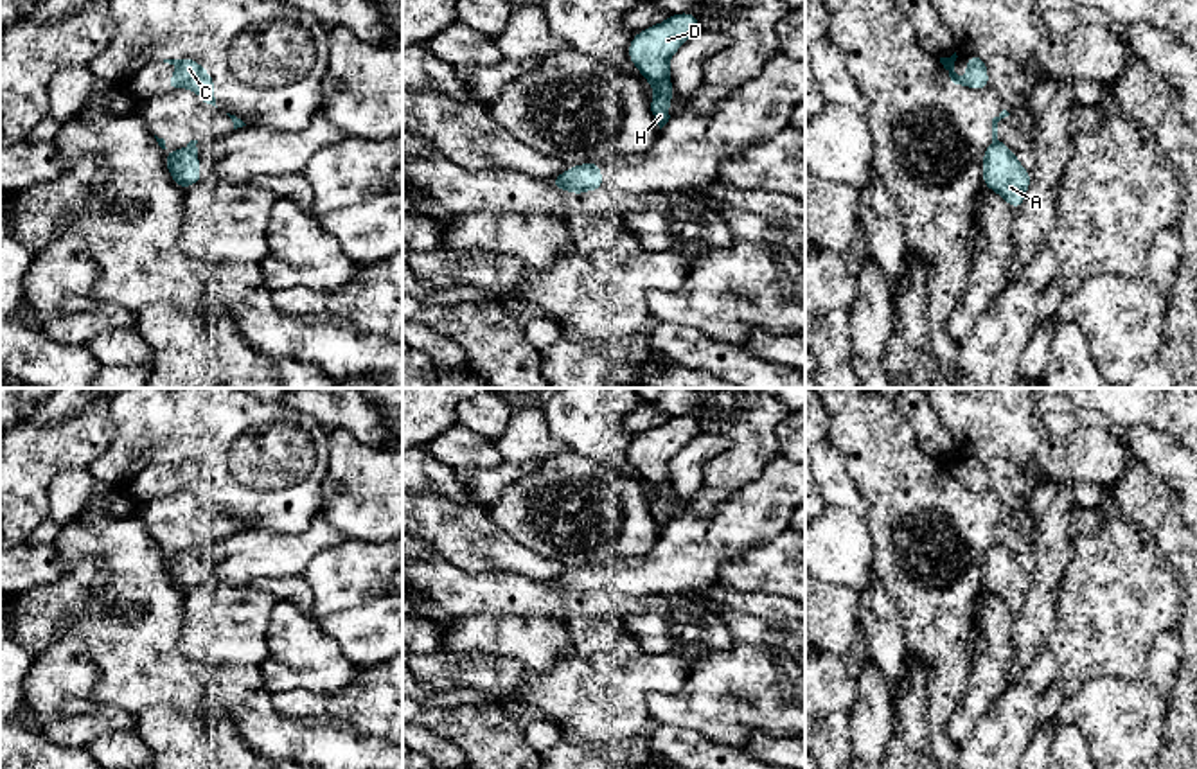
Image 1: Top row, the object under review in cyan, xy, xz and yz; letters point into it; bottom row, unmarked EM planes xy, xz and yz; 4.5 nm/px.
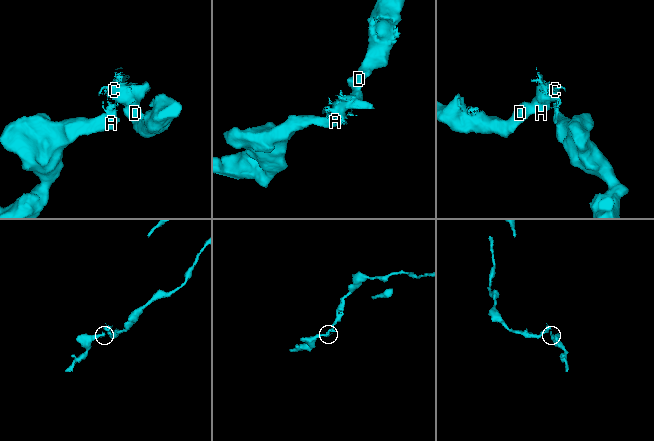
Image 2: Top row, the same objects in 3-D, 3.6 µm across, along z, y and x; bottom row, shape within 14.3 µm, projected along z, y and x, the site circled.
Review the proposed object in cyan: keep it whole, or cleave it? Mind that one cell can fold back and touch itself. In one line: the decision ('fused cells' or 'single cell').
fused cells

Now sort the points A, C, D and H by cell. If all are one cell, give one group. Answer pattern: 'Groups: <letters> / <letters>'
Groups: A / C D H

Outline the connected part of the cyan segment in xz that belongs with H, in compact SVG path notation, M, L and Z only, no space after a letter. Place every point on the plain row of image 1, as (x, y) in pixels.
M678 415L670 417L661 426L636 435L629 446L629 464L654 491L654 501L651 503L649 512L660 532L670 521L669 508L674 494L669 464L678 451L697 435L697 419L694 415Z

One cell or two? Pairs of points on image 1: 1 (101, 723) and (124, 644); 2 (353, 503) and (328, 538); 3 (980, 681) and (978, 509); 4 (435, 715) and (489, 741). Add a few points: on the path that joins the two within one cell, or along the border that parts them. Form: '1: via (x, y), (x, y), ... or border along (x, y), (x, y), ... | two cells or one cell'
1: border along (63, 712), (94, 714), (119, 707), (135, 717) | two cells
2: border along (320, 512), (349, 538) | two cells
3: border along (984, 590), (976, 597), (971, 618) | two cells
4: via (448, 723), (477, 730) | one cell

